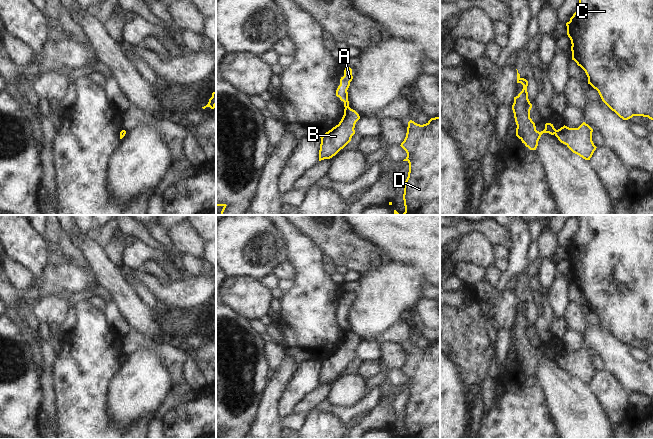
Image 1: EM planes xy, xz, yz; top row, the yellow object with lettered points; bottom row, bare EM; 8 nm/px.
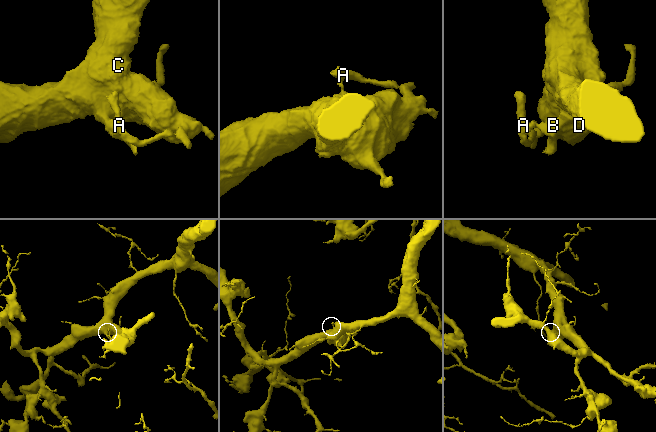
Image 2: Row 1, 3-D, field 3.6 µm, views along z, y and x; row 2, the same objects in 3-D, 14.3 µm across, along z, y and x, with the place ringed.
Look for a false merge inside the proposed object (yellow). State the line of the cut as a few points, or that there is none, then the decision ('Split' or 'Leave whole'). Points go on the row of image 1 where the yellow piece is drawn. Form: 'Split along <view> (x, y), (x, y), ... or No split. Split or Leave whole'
Split along xz (345, 106), (348, 107). Split.

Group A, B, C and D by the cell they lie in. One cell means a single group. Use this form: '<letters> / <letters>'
A / B C D

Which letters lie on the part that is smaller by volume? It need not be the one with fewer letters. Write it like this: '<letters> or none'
A

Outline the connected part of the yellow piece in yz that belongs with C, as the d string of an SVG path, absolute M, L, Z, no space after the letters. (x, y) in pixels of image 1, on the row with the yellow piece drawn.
M579 0L578 9L566 26L572 44L572 60L585 71L588 84L598 91L602 101L623 120L633 116L653 120L653 0Z

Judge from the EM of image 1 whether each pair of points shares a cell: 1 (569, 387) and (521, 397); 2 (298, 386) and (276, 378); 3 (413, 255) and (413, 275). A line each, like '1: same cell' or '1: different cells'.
1: different cells
2: different cells
3: different cells

